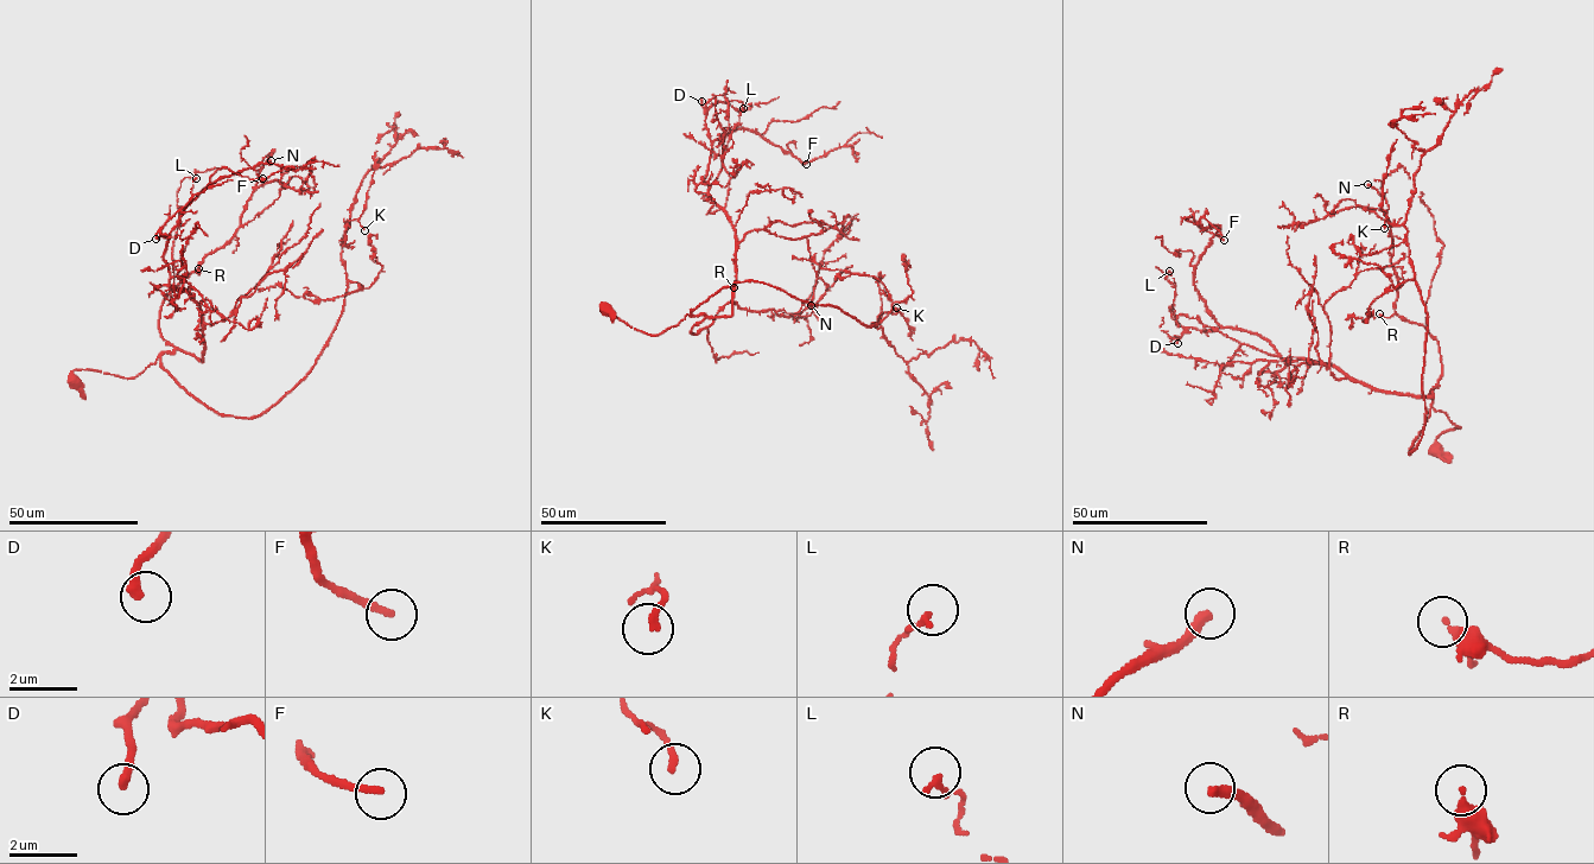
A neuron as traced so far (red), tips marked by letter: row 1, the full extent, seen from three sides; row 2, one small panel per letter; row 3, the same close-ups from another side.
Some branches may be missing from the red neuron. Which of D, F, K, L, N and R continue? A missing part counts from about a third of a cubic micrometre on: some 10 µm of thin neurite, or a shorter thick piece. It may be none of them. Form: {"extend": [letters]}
{"extend": ["F", "N"]}

